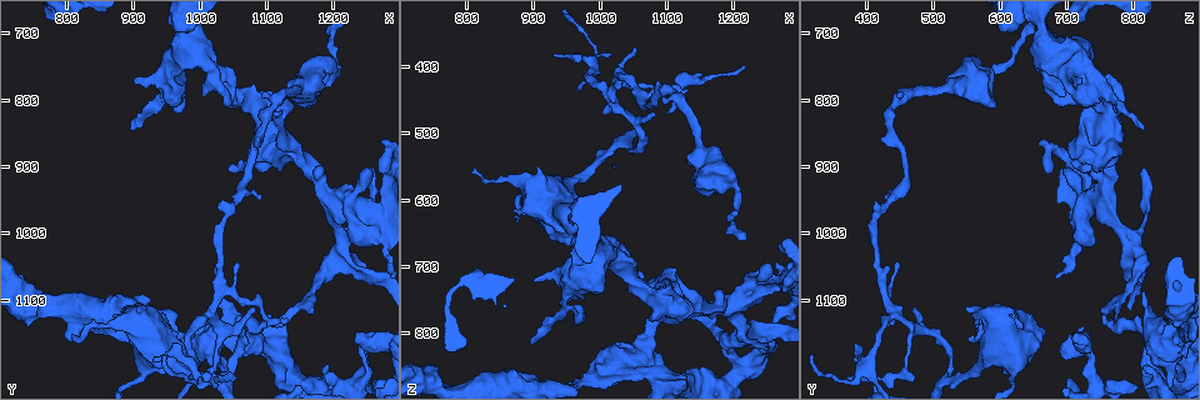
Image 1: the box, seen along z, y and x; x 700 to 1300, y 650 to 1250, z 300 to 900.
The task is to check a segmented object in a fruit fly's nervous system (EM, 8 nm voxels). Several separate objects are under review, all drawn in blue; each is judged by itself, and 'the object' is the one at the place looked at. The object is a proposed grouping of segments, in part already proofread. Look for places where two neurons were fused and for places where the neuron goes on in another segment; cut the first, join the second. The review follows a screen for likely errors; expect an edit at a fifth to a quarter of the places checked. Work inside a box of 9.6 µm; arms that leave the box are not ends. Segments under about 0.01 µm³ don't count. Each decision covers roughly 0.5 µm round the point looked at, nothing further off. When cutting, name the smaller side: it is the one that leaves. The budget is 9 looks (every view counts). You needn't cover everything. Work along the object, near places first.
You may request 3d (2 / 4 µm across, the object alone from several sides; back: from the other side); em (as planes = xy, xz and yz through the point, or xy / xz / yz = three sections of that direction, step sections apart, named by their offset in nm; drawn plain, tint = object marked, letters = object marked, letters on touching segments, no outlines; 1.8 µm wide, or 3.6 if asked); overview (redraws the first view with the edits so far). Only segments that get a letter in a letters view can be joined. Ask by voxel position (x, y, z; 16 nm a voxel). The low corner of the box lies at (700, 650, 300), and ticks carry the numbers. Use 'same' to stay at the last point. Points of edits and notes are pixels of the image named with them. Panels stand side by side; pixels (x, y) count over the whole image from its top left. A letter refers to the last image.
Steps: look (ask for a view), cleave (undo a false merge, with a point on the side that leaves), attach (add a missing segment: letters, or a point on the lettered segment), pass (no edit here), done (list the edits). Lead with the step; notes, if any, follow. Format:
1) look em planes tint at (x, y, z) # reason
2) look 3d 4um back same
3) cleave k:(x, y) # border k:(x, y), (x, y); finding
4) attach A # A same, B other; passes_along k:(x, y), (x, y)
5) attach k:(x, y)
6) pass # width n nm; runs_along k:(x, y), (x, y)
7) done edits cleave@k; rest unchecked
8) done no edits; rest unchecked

look em planes letters at (1195, 1205, 815) # free end

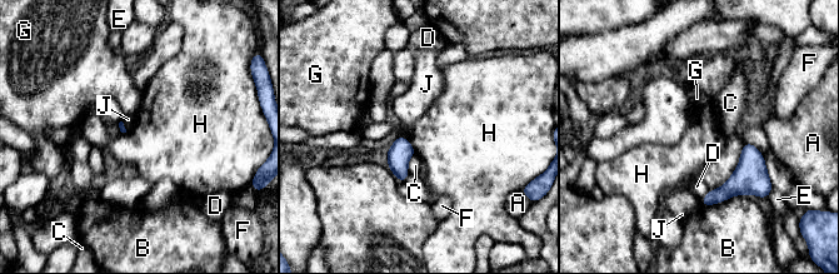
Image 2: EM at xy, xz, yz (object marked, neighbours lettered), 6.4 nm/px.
pass # A other, B other, C other, D other, E other, F other, G other, H other, J other; none of them fits

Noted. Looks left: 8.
look em planes letters at (1240, 1145, 715) # stops while still wide

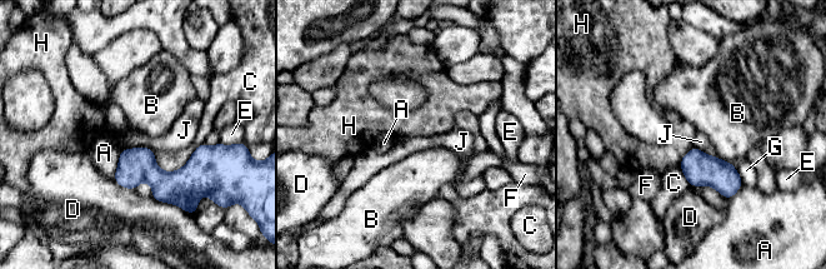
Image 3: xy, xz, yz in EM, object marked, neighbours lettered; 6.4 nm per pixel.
pass # A other, B other, C other, D other, E other, F other, G other, H other, J other; runs_along 3:(210, 153), (185, 178), (118, 179); none of them fits

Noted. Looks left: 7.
look 3d 2um back at (1210, 1020, 800)

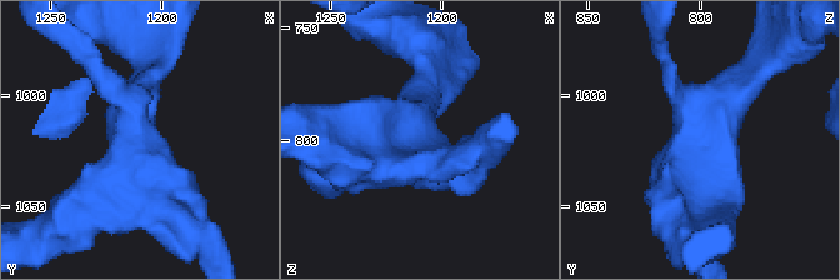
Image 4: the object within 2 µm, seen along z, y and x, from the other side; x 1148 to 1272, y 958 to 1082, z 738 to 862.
look em xz step 4 tint at (1213, 1018, 797) # need the tissue

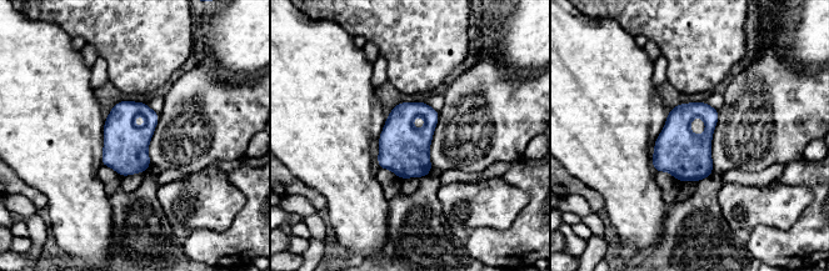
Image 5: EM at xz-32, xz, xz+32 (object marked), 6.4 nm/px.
look em planes letters same

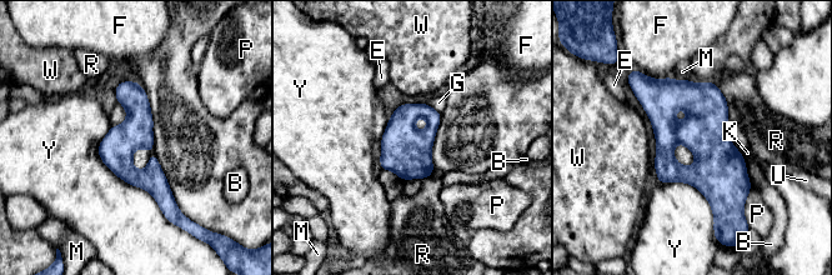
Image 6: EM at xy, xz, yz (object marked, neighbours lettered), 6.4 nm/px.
pass # B other, E other, F other, G other, K other, M other, P other, R other, U other, W other, Y other; runs_along 6:(645, 83), (718, 166), (718, 210); continuous, no second neuron

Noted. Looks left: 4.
look 3d 4um at (875, 1145, 625) # thin end

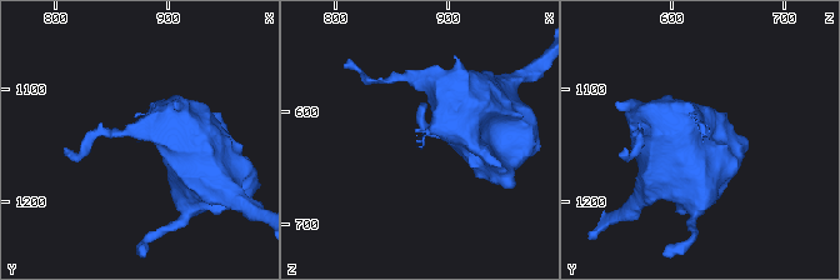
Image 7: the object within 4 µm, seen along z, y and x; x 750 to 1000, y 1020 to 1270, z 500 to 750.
look em 3.6um planes letters at (874, 1144, 626)

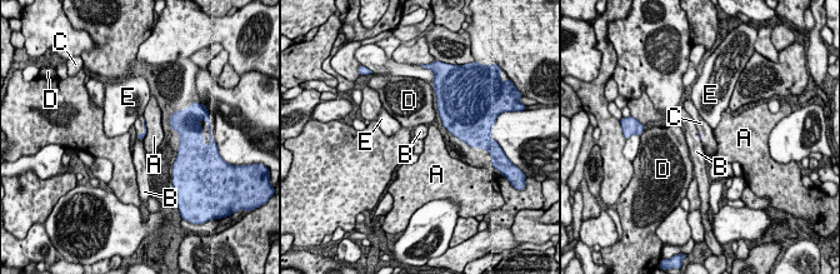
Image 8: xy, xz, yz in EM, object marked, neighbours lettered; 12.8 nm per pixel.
attach C # longest_contact A 280 nm; A other, B other, C same, D other, E other; passes_along 8:(140, 135), (144, 129), (139, 123); it goes on there

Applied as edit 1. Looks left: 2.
done edits attach@8; rest unchecked

